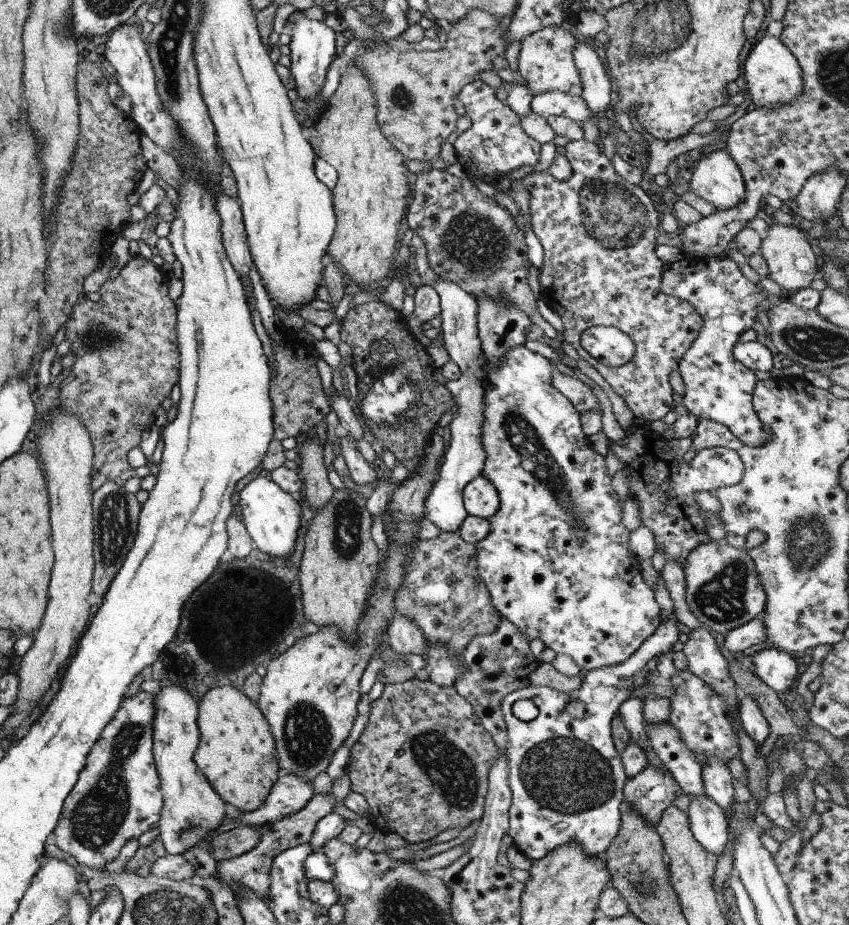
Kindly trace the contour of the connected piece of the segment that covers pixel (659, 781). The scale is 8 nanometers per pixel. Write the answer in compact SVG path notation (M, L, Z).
M648 764L645 770L625 783L623 802L630 806L630 810L638 812L650 826L656 826L664 810L684 795L667 769L658 770Z

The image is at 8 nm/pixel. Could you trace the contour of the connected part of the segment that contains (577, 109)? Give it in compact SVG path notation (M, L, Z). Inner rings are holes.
M542 92L533 96L531 111L544 119L554 116L566 116L574 122L593 121L597 122L597 117L590 112L588 104L584 98L570 96L562 92Z

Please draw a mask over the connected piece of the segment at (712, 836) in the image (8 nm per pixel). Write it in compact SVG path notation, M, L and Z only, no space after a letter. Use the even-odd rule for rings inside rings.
M706 794L692 798L687 812L690 830L696 841L719 859L728 843L728 824L722 808Z

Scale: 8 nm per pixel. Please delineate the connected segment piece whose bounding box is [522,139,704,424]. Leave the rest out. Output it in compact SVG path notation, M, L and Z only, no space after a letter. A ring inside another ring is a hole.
M579 139L568 142L565 148L565 156L572 168L572 176L570 176L568 182L557 181L552 175L550 175L548 169L542 172L532 172L522 180L522 184L524 184L524 186L528 188L528 192L530 192L530 206L528 206L528 208L530 208L530 210L528 210L528 212L530 212L528 216L530 219L529 223L544 249L544 265L538 272L538 278L542 288L541 298L562 319L565 341L568 342L568 344L571 344L578 355L586 360L586 362L590 363L590 365L600 373L600 376L604 378L606 383L612 387L612 390L618 396L622 397L622 400L624 400L626 405L628 405L628 408L634 413L634 417L644 419L649 424L650 422L661 420L668 412L675 409L673 404L674 392L669 382L670 373L679 370L680 360L682 360L684 352L692 346L692 342L696 340L696 336L698 336L698 332L700 332L700 328L702 328L704 322L702 322L702 316L696 312L696 308L694 308L690 302L685 302L684 300L680 300L680 298L667 296L662 293L662 290L660 290L660 280L664 273L665 266L655 254L657 245L656 237L661 232L659 227L661 215L658 201L654 199L652 195L647 196L646 192L644 192L639 185L634 186L634 184L626 182L622 176L619 176L614 169L613 162L603 154L603 149L598 144L587 142L585 139ZM600 325L618 328L618 330L626 332L626 334L632 338L632 342L636 344L636 356L632 356L630 362L616 367L599 364L598 361L593 359L584 343L585 331L588 330L588 328L598 327Z

